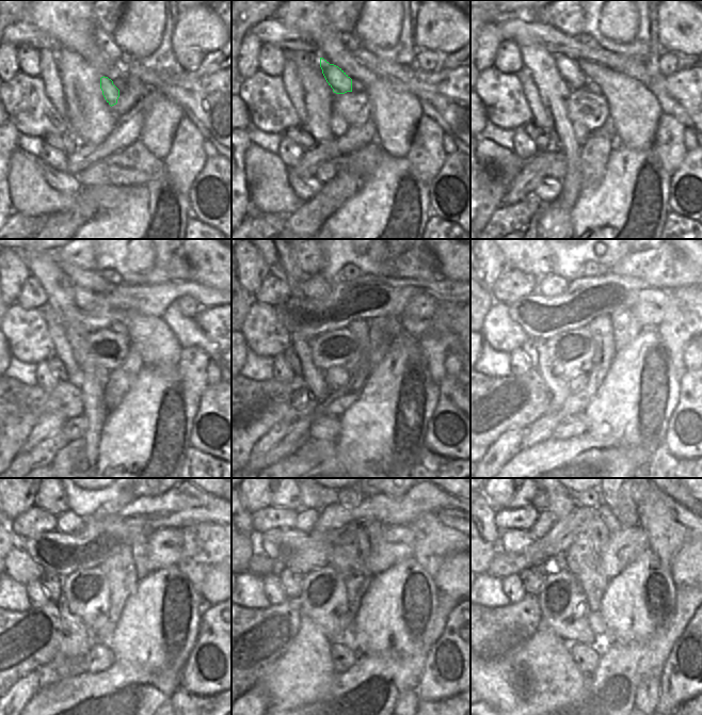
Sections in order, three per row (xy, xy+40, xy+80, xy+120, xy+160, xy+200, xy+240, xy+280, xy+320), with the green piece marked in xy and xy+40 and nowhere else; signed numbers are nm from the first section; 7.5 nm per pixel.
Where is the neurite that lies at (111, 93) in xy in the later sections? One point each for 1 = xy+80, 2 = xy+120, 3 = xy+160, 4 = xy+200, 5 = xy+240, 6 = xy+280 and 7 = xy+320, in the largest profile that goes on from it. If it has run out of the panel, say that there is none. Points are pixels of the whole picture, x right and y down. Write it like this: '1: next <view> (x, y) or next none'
1: next xy+80 (568, 68)
2: next xy+120 (83, 298)
3: next xy+160 (314, 286)
4: next xy+200 (551, 285)
5: next xy+240 (68, 522)
6: next xy+280 (306, 518)
7: next xy+320 (545, 520)

